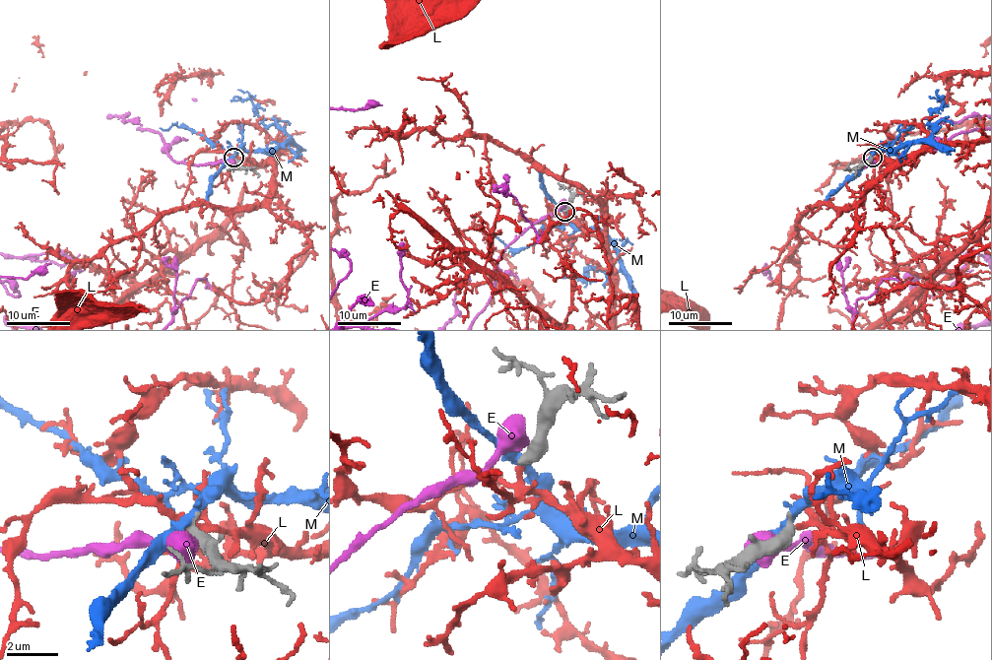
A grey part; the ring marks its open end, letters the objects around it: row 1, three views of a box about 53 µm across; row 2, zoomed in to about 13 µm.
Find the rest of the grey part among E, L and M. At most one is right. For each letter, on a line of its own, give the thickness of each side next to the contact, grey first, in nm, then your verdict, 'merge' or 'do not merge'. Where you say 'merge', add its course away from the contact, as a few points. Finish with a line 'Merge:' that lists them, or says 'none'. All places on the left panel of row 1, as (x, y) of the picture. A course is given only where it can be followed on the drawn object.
E: 400 nm thick on the grey side, 440 nm on the other; do not merge
L: 460 nm thick on the grey side, 190 nm on the other; merge
M: 440 nm thick on the grey side, 320 nm on the other; do not merge
Merge: L

